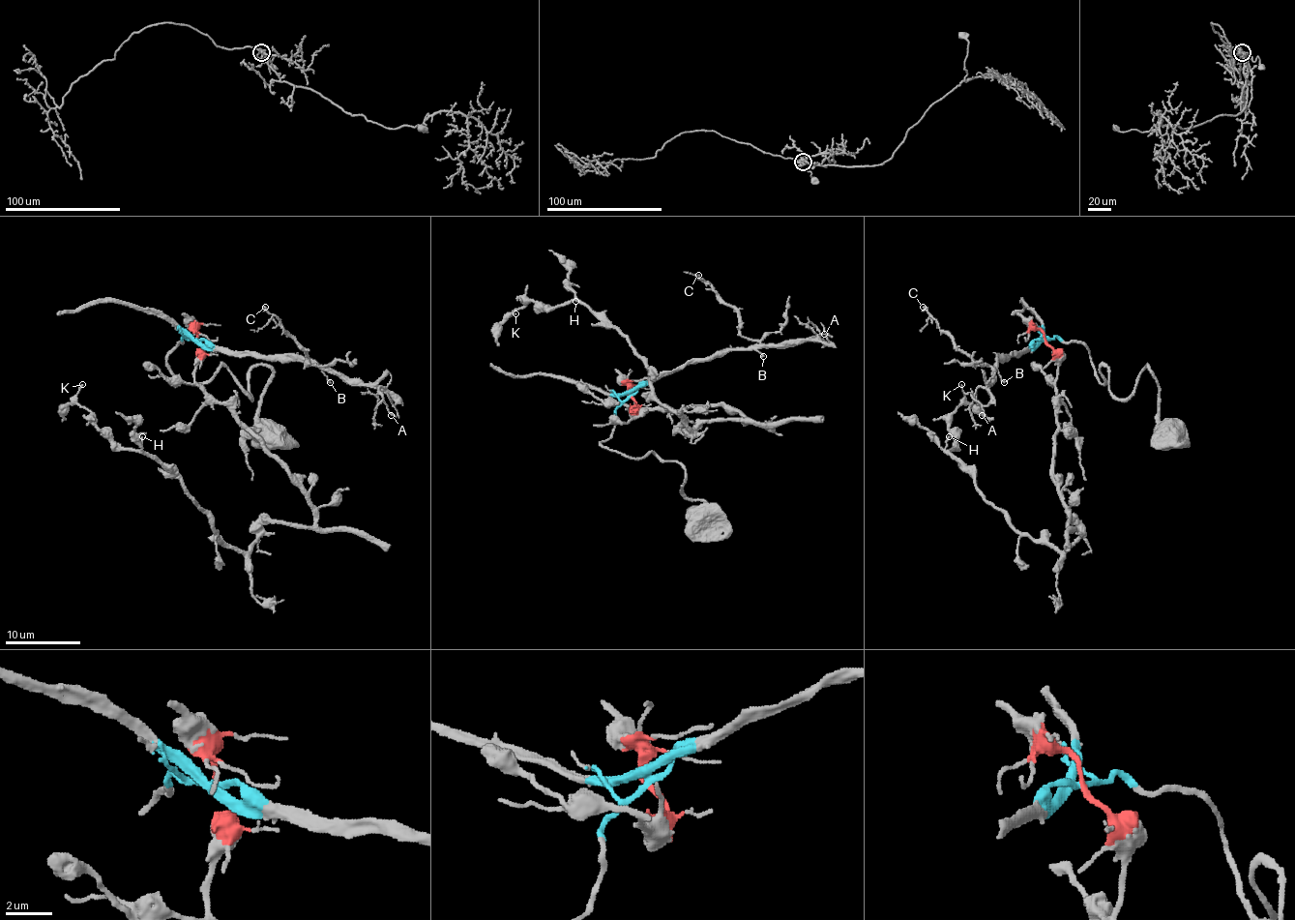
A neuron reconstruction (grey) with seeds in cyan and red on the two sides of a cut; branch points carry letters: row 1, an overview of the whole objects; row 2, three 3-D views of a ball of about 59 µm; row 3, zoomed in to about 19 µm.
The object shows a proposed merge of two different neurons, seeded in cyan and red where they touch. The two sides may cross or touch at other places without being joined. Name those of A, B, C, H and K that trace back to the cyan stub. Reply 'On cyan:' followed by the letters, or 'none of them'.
On cyan: A, B, C

